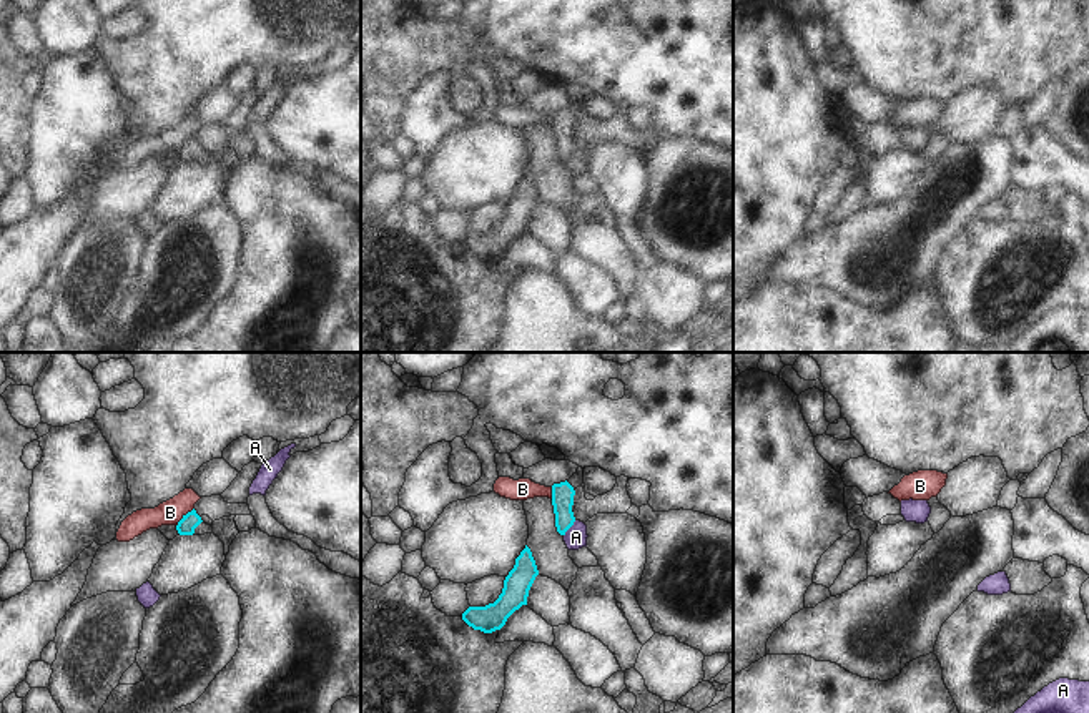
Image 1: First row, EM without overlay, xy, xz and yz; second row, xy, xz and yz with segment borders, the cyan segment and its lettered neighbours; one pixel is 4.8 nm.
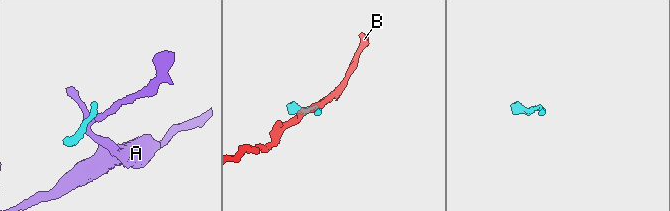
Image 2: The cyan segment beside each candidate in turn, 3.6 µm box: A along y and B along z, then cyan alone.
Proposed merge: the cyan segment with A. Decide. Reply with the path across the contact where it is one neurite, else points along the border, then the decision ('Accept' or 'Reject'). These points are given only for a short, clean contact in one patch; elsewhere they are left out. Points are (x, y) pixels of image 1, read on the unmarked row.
Boundary: xz (576, 148), (564, 163). Reject

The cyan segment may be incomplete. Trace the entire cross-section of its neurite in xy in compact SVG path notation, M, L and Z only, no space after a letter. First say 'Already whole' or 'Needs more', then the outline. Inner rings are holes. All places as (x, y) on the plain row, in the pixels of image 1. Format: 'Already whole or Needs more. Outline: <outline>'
Needs more. Outline: M193 136L186 143L183 143L183 146L176 153L176 158L180 163L193 163L193 161L204 163L204 161L211 161L213 155L204 151L201 145L196 141L196 138Z

